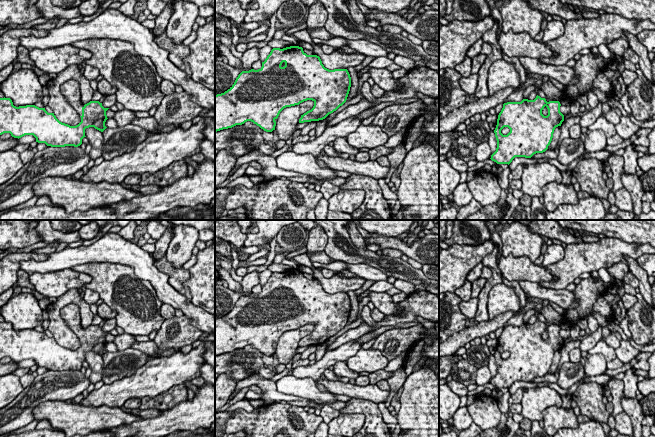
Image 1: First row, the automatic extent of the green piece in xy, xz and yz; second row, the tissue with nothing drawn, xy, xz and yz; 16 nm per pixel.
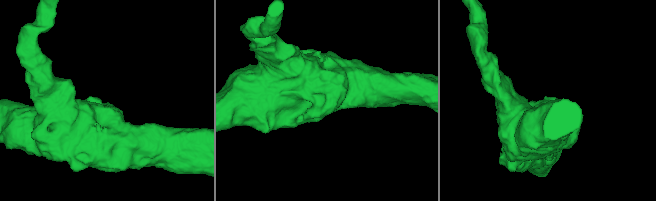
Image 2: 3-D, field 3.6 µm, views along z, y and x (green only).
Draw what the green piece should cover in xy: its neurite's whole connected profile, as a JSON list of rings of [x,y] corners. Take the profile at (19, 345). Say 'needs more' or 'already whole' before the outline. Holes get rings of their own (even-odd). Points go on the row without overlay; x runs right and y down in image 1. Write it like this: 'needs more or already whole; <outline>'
needs more; [[[69,304],[60,310],[62,319],[67,323],[69,328],[77,335],[81,341],[81,346],[76,350],[60,346],[54,337],[48,337],[45,332],[39,332],[35,329],[26,329],[16,331],[10,322],[0,322],[0,359],[10,357],[14,362],[21,362],[25,359],[33,359],[36,366],[45,367],[51,371],[78,371],[82,368],[82,363],[85,360],[85,353],[94,351],[103,356],[107,351],[105,346],[108,343],[106,335],[109,332],[104,332],[99,325],[90,325],[83,329],[80,324],[79,307],[75,304]]]

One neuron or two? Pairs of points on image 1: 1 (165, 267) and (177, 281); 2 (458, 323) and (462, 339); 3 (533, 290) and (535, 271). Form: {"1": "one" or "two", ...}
{"1": "one", "2": "two", "3": "two"}

